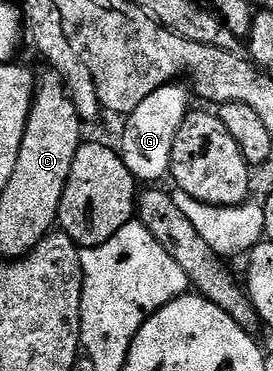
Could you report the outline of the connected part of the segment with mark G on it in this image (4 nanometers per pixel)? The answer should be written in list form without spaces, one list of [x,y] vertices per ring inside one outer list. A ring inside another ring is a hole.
[[[169,83],[148,95],[132,113],[127,114],[118,151],[126,167],[139,182],[158,183],[158,180],[169,174],[174,138],[190,111],[189,98],[191,96],[185,86],[183,88],[180,83]]]

